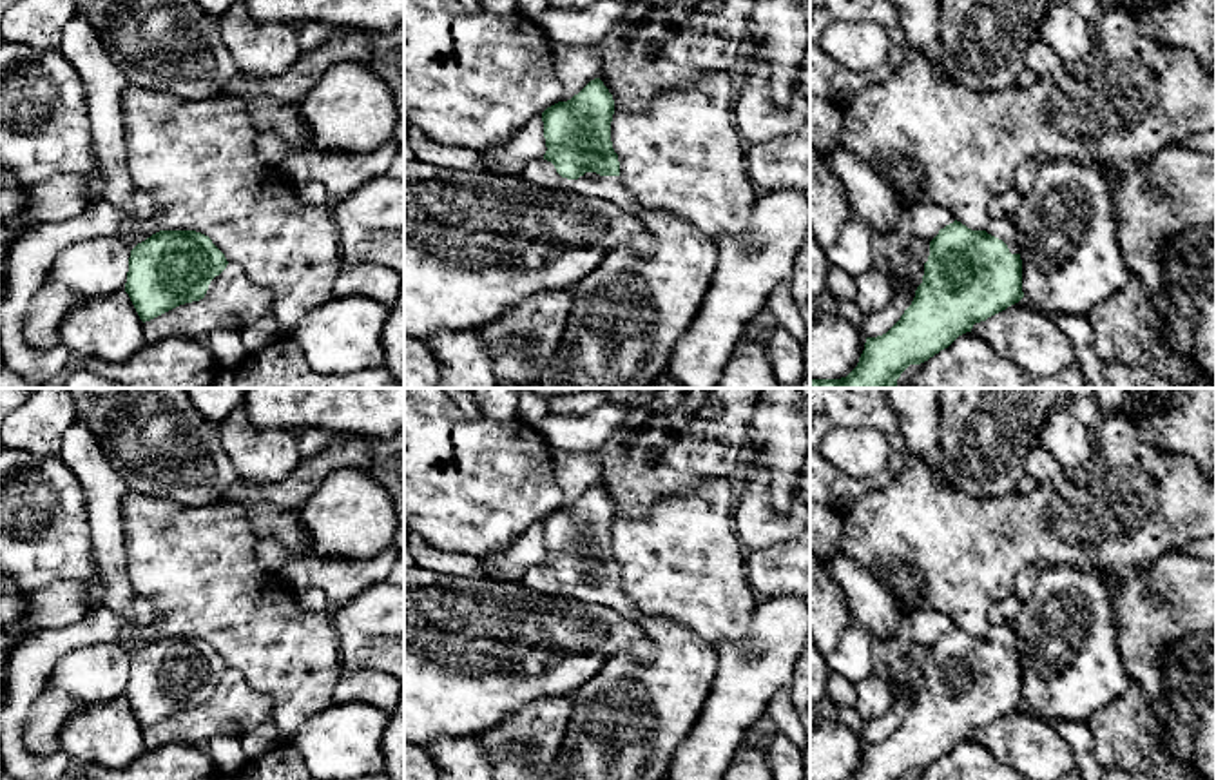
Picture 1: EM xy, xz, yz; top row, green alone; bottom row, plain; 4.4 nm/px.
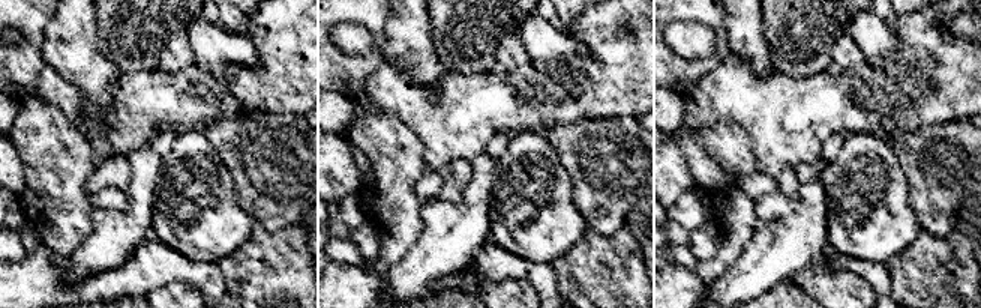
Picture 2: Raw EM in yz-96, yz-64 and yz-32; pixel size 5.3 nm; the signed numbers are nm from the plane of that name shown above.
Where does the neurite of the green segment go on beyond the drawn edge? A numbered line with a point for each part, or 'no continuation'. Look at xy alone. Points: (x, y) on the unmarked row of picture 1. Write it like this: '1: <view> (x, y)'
1: xy (80, 450)

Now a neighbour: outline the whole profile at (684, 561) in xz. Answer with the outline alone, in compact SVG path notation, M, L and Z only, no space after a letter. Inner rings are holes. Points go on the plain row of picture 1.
M712 477L632 519L614 510L620 586L642 617L667 617L712 644L750 633L759 606L734 531L738 481Z

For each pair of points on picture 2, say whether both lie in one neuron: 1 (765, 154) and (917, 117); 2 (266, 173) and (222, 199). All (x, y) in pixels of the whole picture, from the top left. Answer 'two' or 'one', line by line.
1: one
2: two

